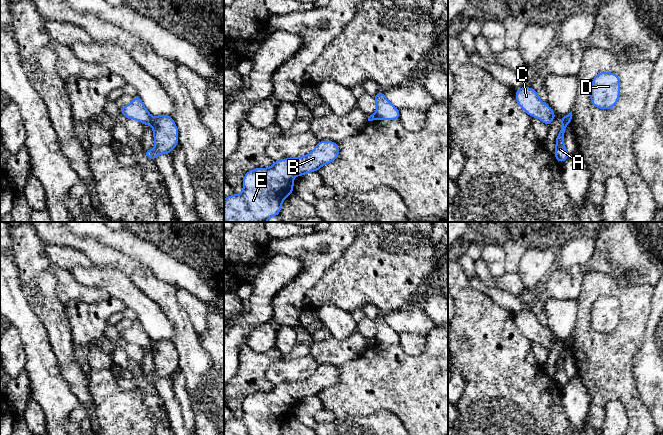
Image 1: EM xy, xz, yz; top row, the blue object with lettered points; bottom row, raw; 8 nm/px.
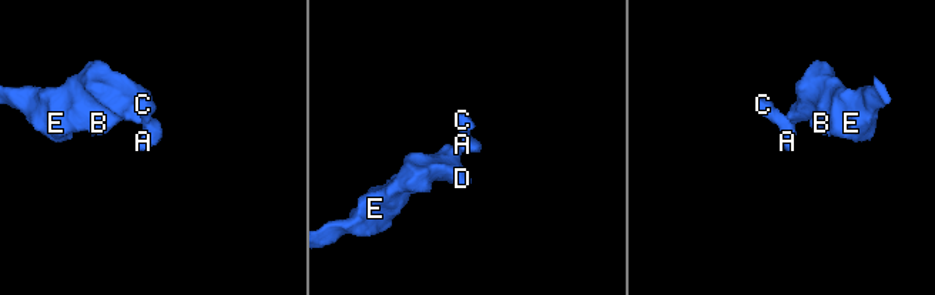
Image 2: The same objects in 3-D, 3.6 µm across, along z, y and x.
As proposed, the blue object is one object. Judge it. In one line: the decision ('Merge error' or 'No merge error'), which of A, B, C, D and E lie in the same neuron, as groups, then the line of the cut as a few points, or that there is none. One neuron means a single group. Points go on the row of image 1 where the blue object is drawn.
Merge error. Groups: A C / B D E. Split along xy (153, 117), (149, 124)

